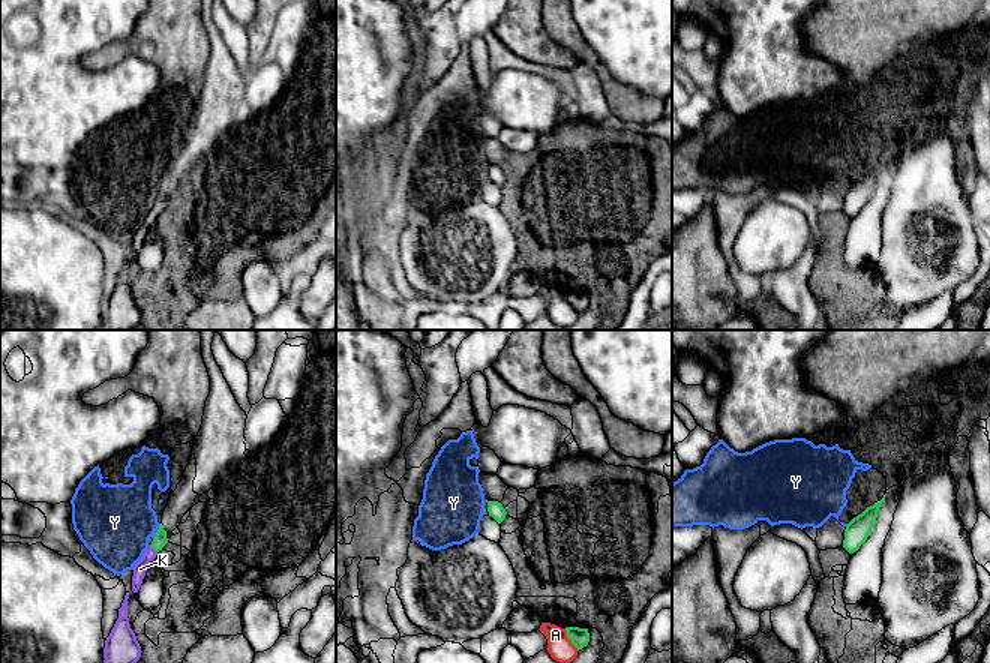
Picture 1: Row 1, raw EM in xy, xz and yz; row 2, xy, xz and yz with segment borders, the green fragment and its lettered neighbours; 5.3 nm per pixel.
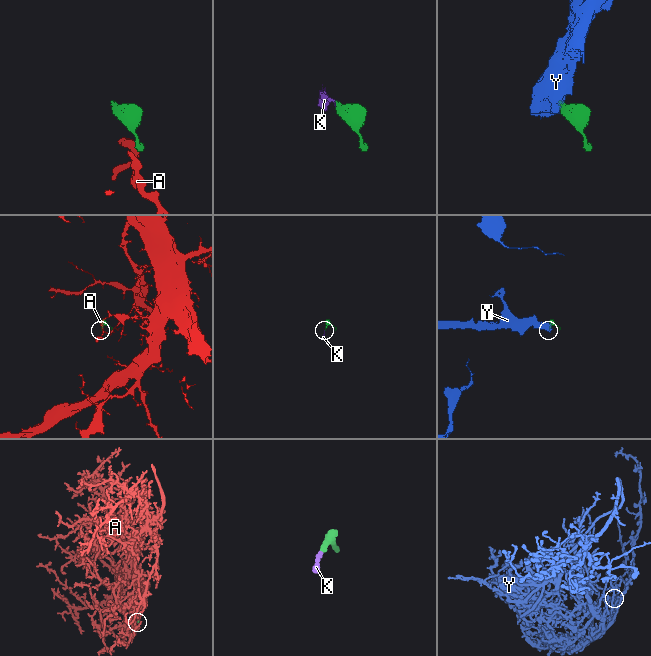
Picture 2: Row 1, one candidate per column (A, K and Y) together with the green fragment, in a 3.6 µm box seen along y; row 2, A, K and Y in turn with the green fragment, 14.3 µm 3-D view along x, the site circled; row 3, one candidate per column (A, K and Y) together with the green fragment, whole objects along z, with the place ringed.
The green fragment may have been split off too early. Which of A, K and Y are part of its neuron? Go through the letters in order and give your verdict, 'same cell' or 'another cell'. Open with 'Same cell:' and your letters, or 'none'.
Same cell: K
A: another cell
K: same cell
Y: another cell

